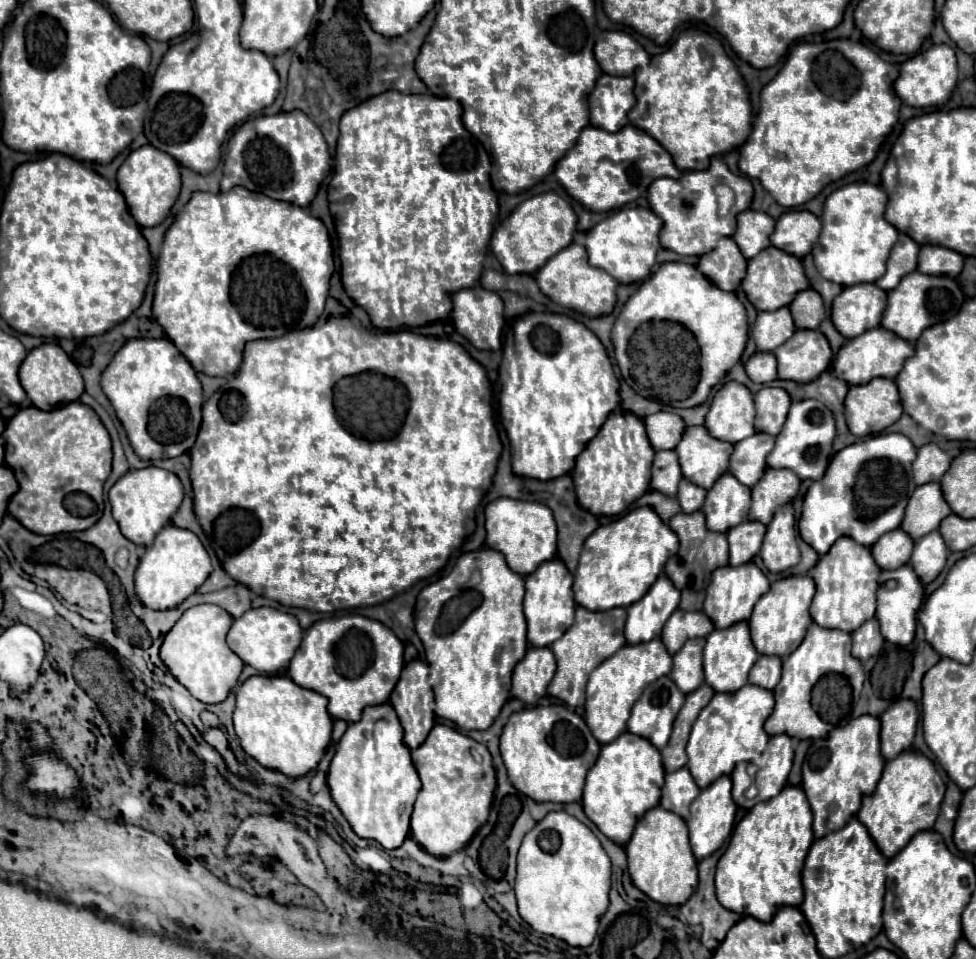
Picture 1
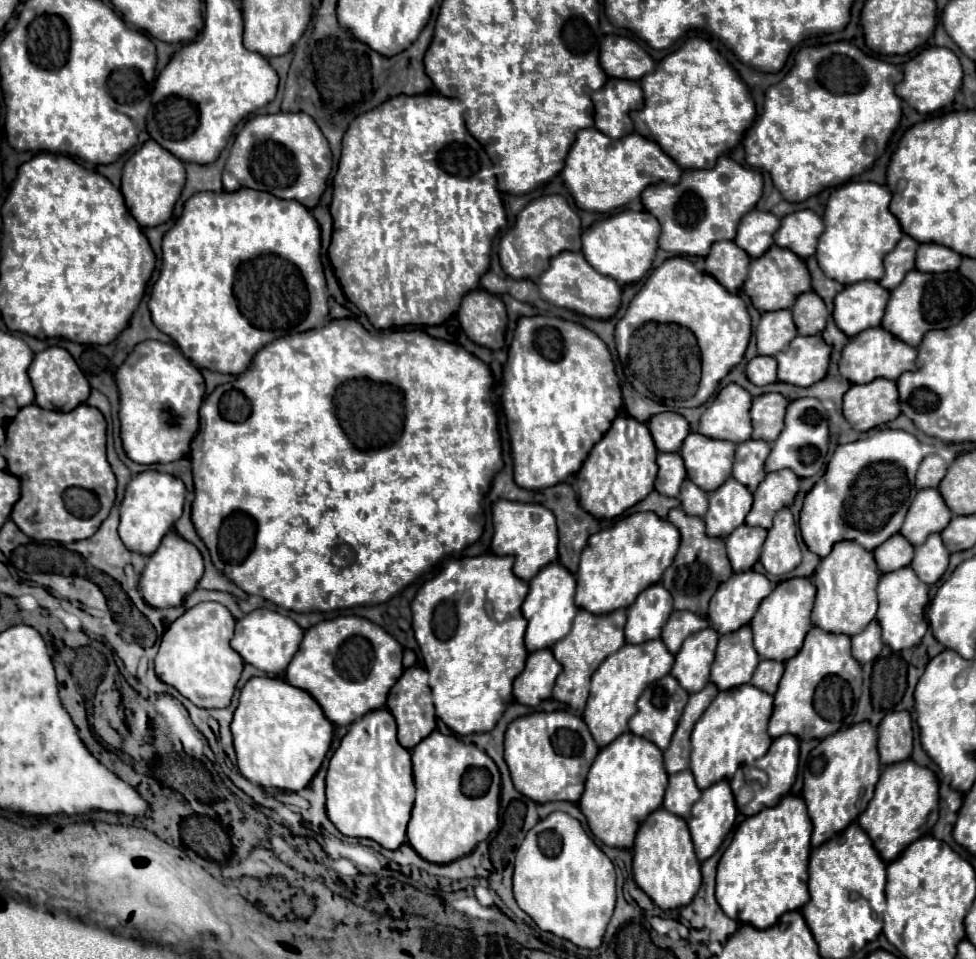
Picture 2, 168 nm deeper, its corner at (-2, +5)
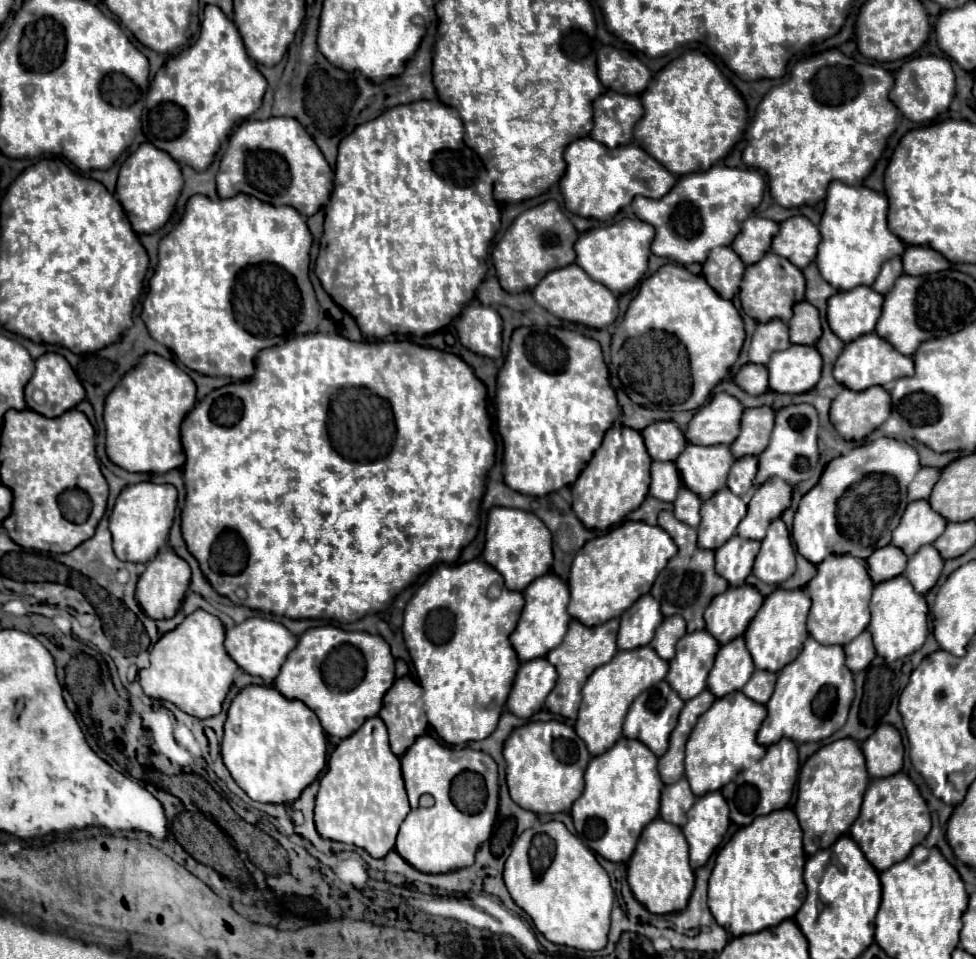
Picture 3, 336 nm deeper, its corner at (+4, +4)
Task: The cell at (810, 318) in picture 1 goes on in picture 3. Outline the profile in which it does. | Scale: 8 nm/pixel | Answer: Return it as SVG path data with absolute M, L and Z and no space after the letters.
M805 300L795 304L793 316L787 322L789 324L789 336L793 344L815 344L821 336L821 322L819 322L819 310L813 304L807 304Z

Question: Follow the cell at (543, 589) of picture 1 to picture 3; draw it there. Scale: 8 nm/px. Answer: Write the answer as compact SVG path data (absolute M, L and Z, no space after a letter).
M545 574L545 576L539 576L539 580L533 580L523 590L523 596L525 596L525 606L523 606L521 618L517 622L517 628L511 634L511 644L513 644L519 660L527 662L527 660L533 660L539 656L547 656L547 652L551 648L561 644L561 640L568 630L571 616L567 611L569 588L555 574Z

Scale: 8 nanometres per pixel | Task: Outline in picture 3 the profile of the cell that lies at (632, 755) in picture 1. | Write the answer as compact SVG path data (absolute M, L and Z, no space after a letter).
M619 738L607 752L593 756L585 770L585 790L571 810L579 838L603 858L627 862L641 830L659 814L661 788L657 756L639 740Z

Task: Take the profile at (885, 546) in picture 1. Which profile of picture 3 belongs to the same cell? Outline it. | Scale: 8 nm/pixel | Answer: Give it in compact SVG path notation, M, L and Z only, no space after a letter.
M887 544L883 548L877 548L869 558L869 576L875 584L895 578L905 572L907 566L907 556L903 554L901 548L895 548L893 544Z

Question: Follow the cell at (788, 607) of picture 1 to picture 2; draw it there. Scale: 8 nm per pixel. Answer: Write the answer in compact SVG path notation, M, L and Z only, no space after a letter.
M795 577L779 583L769 597L763 599L757 615L751 619L753 645L759 653L759 659L771 659L785 663L803 647L803 639L811 629L811 609L815 601L815 587L809 579Z

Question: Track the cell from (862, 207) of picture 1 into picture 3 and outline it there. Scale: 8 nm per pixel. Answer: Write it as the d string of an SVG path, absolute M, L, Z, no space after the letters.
M839 180L829 184L819 232L821 242L815 262L821 276L837 290L855 288L859 284L871 286L881 264L905 250L905 244L887 228L887 196L867 186L849 186Z

